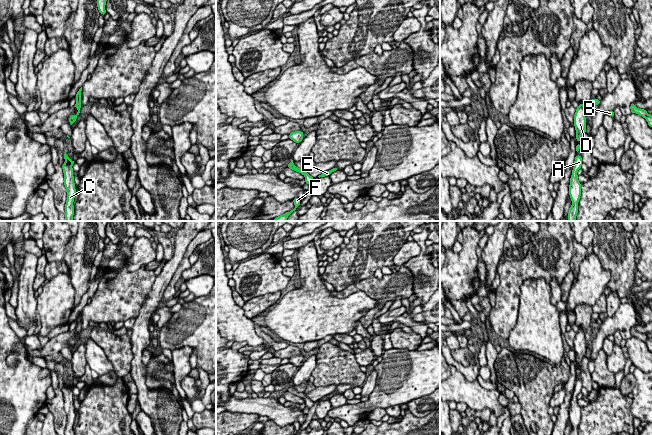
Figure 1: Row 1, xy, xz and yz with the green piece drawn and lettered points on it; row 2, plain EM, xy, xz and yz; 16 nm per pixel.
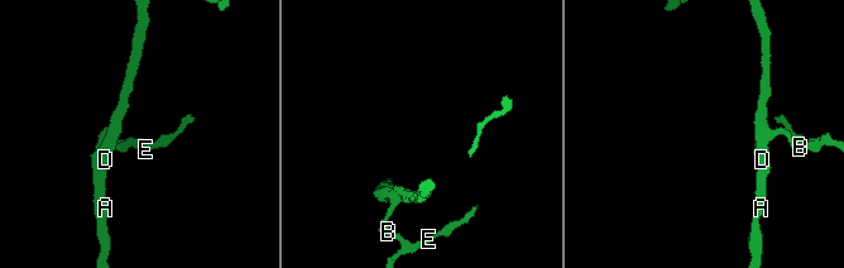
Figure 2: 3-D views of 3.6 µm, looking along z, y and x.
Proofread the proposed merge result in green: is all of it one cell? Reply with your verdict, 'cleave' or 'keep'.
keep

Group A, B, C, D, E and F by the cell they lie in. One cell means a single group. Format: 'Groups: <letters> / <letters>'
Groups: A B C D E F

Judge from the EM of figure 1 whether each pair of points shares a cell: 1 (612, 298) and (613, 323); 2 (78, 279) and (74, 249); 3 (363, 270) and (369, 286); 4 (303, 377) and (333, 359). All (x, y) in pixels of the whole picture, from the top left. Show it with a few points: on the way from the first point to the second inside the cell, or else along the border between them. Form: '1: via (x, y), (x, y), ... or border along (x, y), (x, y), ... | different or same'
1: border along (620, 303), (616, 312), (609, 317) | different
2: via (78, 272), (78, 256) | same
3: border along (373, 274), (352, 282), (345, 288) | different
4: border along (316, 354), (316, 367), (311, 375) | different

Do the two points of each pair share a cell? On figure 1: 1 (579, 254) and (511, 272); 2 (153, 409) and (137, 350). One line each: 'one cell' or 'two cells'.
1: two cells
2: one cell

